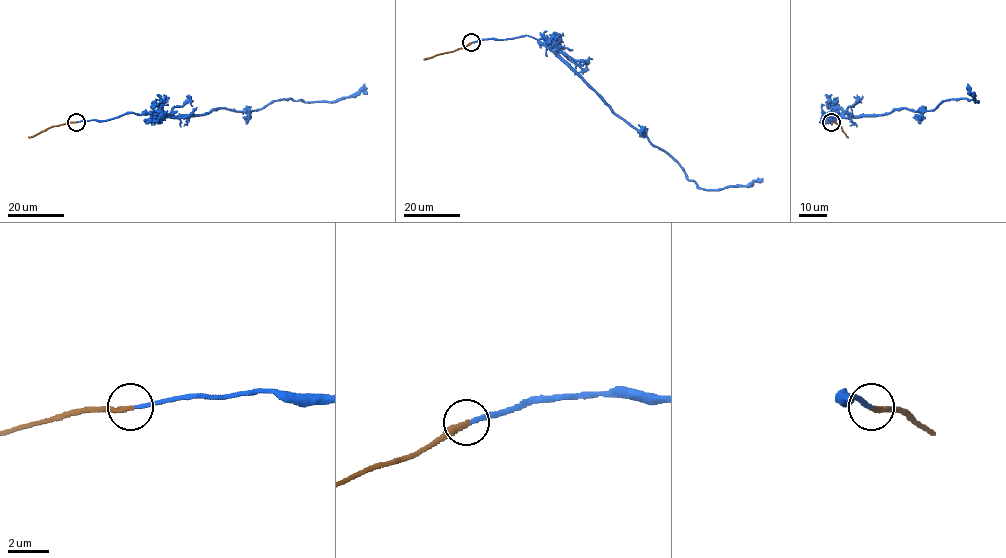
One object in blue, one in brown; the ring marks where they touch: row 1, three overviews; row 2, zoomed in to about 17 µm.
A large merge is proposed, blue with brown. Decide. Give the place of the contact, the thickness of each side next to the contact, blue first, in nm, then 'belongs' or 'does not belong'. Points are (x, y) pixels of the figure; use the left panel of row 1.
at (76, 122); 190 nm thick on the blue side, 240 nm on the other; belongs

